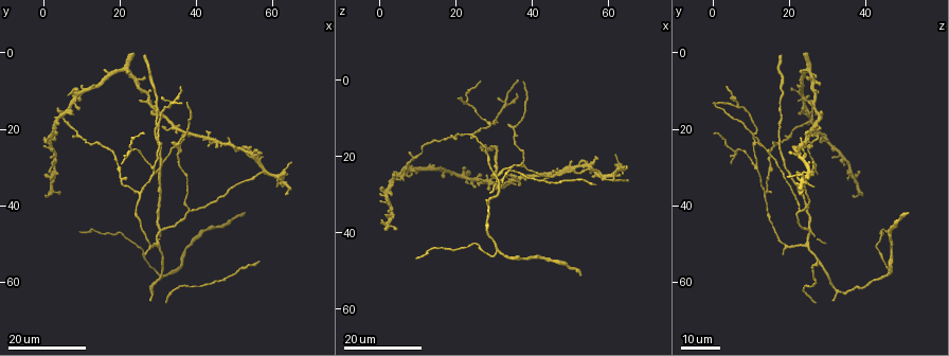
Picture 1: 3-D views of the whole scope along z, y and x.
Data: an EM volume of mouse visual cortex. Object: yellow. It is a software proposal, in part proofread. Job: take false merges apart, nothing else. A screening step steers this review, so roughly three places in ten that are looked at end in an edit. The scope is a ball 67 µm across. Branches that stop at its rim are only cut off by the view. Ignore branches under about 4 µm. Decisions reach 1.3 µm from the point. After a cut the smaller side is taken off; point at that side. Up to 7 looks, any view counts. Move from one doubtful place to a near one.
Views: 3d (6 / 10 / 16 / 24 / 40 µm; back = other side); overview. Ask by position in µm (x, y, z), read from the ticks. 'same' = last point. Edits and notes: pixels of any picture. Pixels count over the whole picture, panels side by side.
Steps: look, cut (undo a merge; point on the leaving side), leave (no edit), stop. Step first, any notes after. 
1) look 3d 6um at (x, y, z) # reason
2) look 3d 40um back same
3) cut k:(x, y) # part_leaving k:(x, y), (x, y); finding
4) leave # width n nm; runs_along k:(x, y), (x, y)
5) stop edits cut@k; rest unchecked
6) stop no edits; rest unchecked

look 3d 16um at (28.5, 30.5, 11.0)

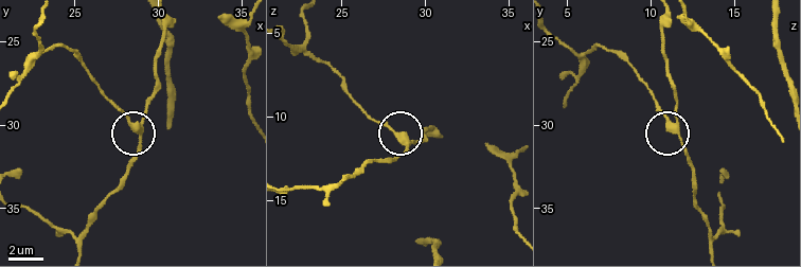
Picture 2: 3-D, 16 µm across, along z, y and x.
look 3d 6um at (28.5, 30.1, 11.2) # zoom in

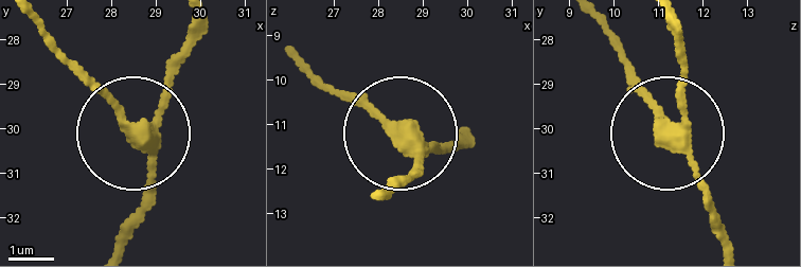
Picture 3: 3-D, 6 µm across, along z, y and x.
look 3d 6um back at (28.60, 30.00, 11.10)

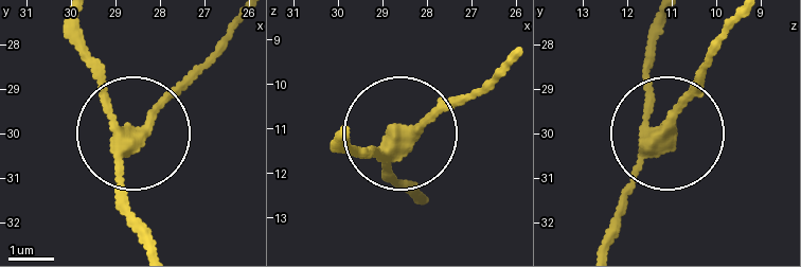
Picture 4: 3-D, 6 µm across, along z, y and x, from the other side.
cut 4:(161, 105) # part_leaving 4:(128, 139), (234, 17); two neurons meet here

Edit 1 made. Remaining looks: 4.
look 3d 16um at (38.0, 41.5, 23.0) # two arms in line, one across

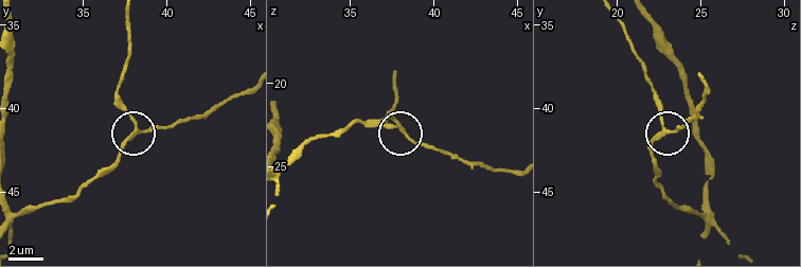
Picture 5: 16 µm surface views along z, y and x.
look 3d 10um at (38.3, 41.3, 23.0) # zoom in

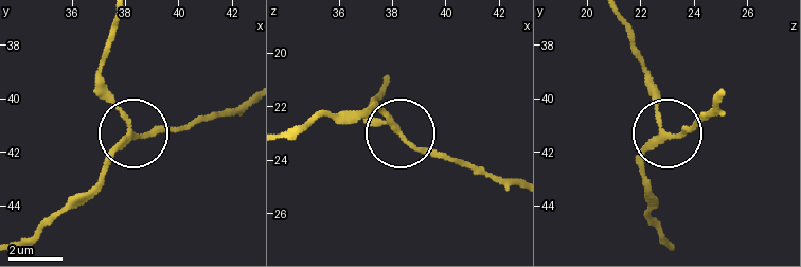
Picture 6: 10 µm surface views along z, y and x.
leave # arms 3; runs_along 6:(290, 135), (317, 116), (368, 107), (394, 129), (368, 121); one neuron here

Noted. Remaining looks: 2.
look 3d 16um at (25.5, 37.0, 14.0)

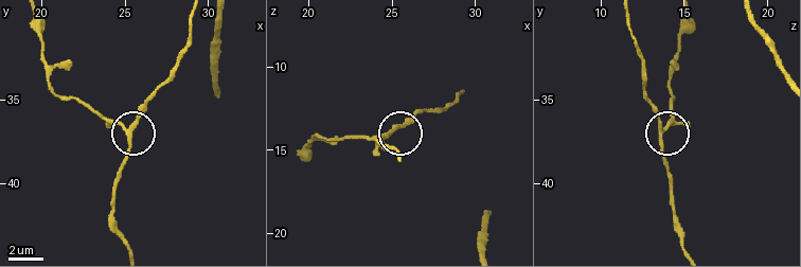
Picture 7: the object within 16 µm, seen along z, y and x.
look 3d 6um at (25.2, 36.7, 13.5)

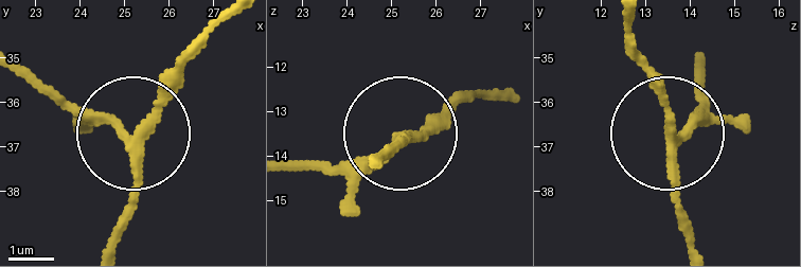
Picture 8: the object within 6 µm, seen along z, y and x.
leave # width 210 nm; runs_along 8:(111, 243), (134, 185), (138, 129), (198, 53); continuous, no second neuron

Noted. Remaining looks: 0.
stop edits cut@4; rest unchecked

